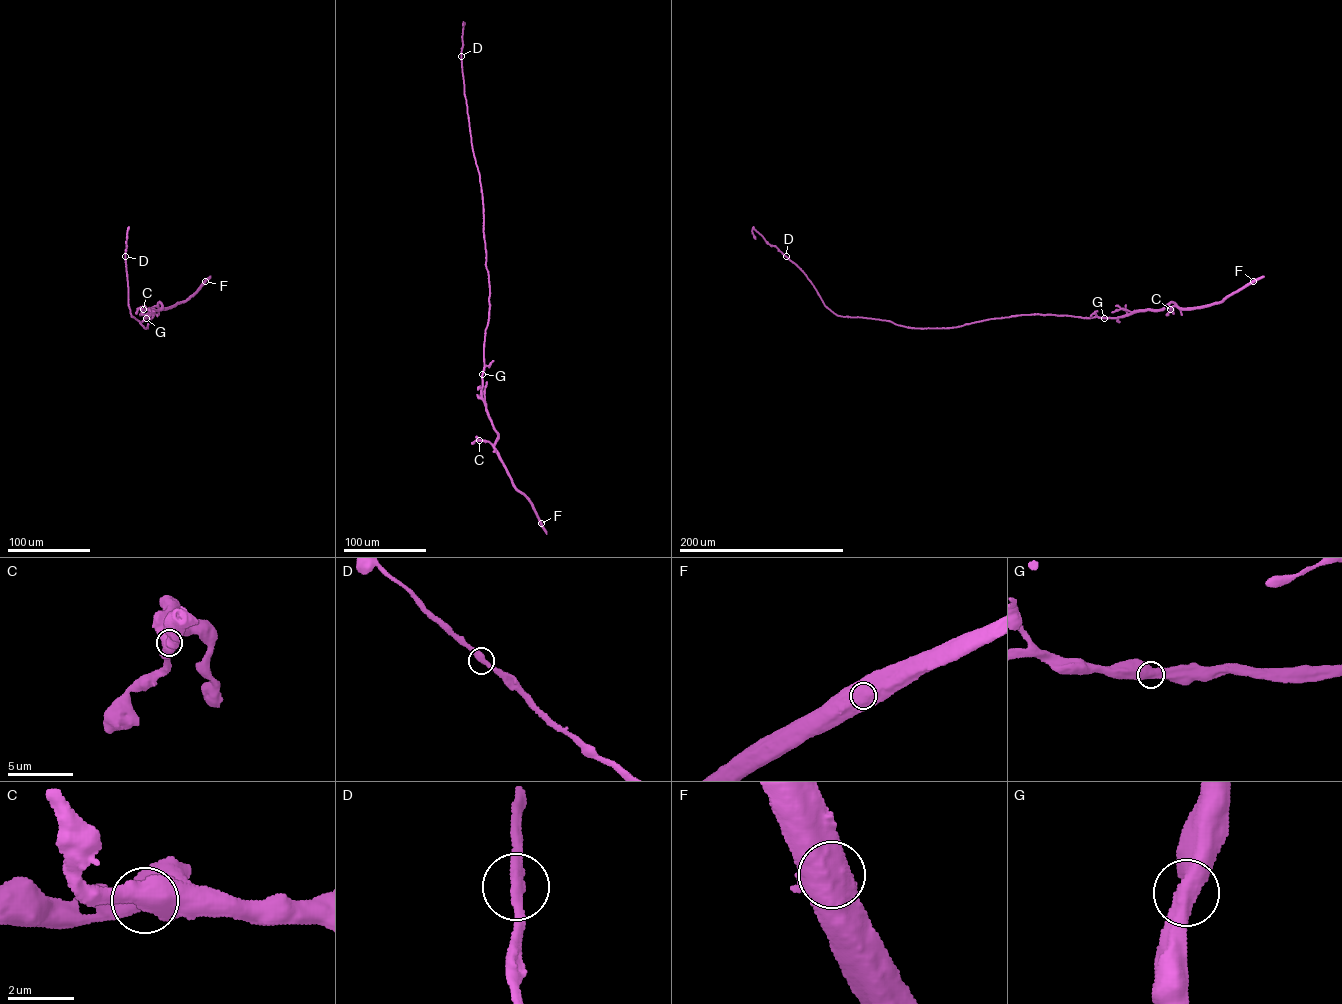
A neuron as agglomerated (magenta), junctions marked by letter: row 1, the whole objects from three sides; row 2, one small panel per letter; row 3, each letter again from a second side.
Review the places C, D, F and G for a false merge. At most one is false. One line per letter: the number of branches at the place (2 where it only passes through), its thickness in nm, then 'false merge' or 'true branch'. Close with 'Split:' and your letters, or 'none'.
C: 2 branches meet; 650 nm thick; true branch
D: 2 branches meet; 360 nm thick; true branch
F: 3 branches meet; 850 nm thick; true branch
G: 2 branches meet; 650 nm thick; true branch
Split: none

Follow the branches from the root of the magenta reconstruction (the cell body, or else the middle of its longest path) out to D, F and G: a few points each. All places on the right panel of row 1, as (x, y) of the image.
D: (998, 318), (956, 327), (916, 328), (880, 319), (838, 316), (825, 305), (806, 275), (786, 256)
F: (998, 318), (1035, 314), (1118, 317), (1161, 309), (1171, 302), (1180, 307), (1198, 308), (1218, 303), (1253, 281)
G: (998, 318), (1035, 314), (1104, 318)

